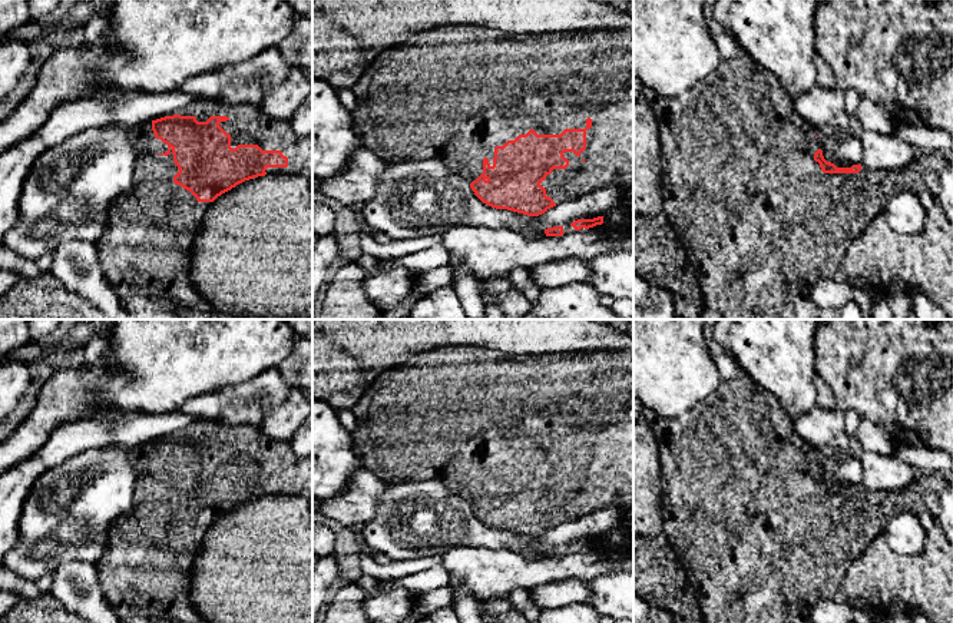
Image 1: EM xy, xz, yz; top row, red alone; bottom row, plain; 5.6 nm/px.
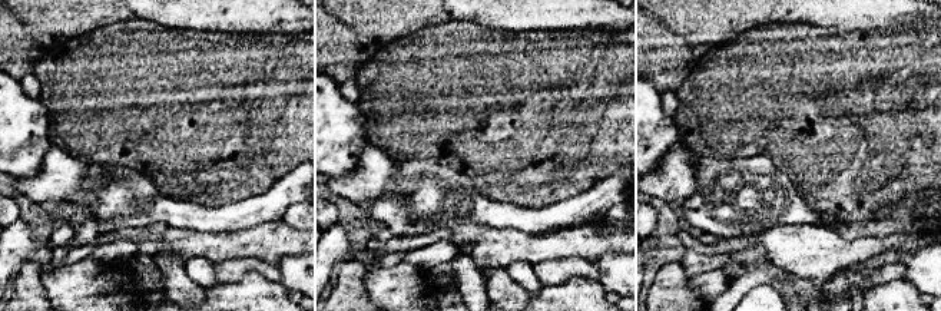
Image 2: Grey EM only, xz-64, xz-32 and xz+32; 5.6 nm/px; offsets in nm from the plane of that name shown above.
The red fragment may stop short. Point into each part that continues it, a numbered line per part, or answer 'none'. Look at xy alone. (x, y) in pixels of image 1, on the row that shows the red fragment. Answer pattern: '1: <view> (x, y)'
1: xy (248, 125)
2: xy (145, 252)

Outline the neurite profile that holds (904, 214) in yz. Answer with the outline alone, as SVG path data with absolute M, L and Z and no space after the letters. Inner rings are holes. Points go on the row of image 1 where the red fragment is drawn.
M913 192L894 195L884 206L884 215L890 228L897 233L919 233L924 229L927 209Z

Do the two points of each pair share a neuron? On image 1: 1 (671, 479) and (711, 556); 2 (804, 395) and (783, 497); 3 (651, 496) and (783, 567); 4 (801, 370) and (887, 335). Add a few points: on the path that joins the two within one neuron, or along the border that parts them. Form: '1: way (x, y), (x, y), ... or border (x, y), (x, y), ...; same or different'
1: way (690, 497), (711, 519), (711, 537); same
2: border (771, 393), (794, 417); different
3: border (661, 467), (664, 532); different
4: border (814, 334), (814, 368), (817, 374); different

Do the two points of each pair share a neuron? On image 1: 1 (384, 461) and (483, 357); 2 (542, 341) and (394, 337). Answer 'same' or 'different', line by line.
1: same
2: same

